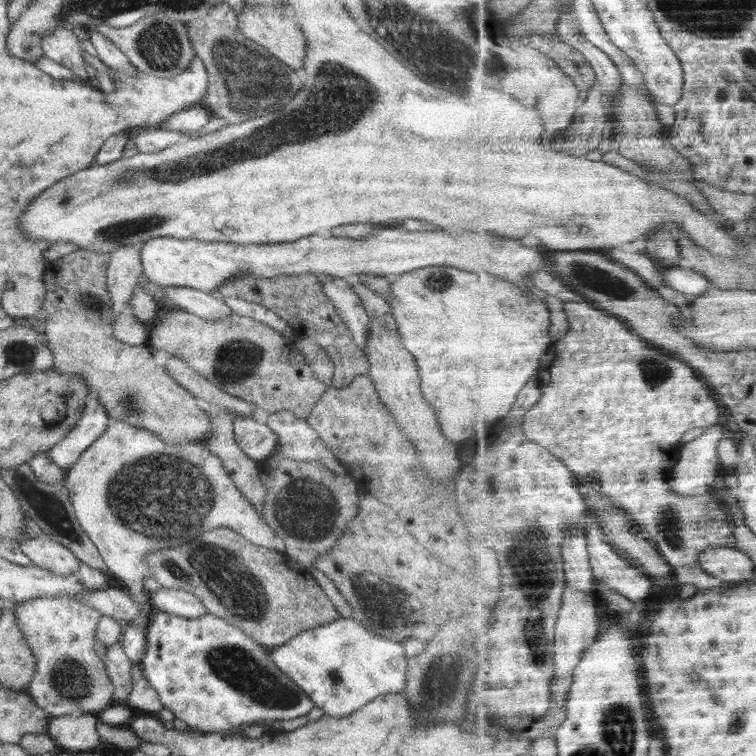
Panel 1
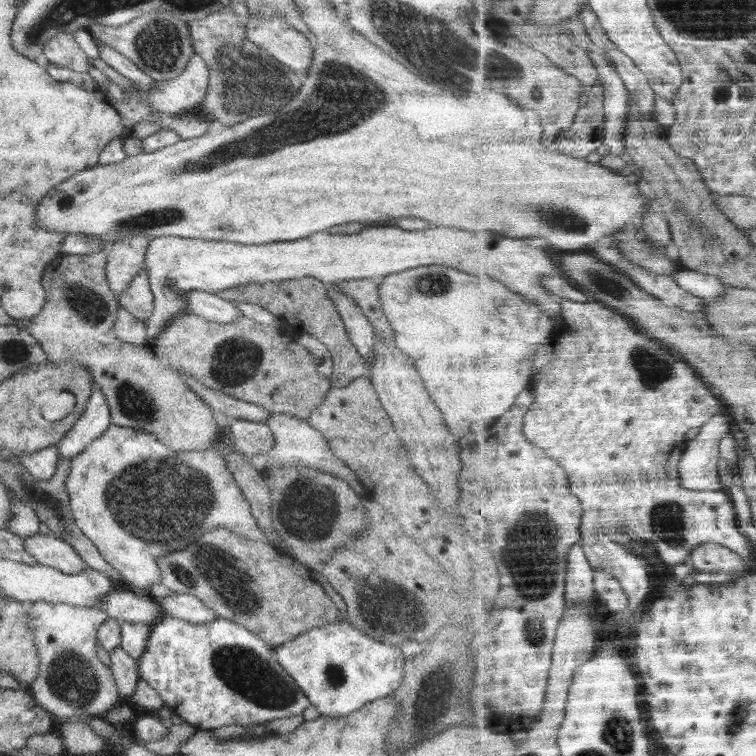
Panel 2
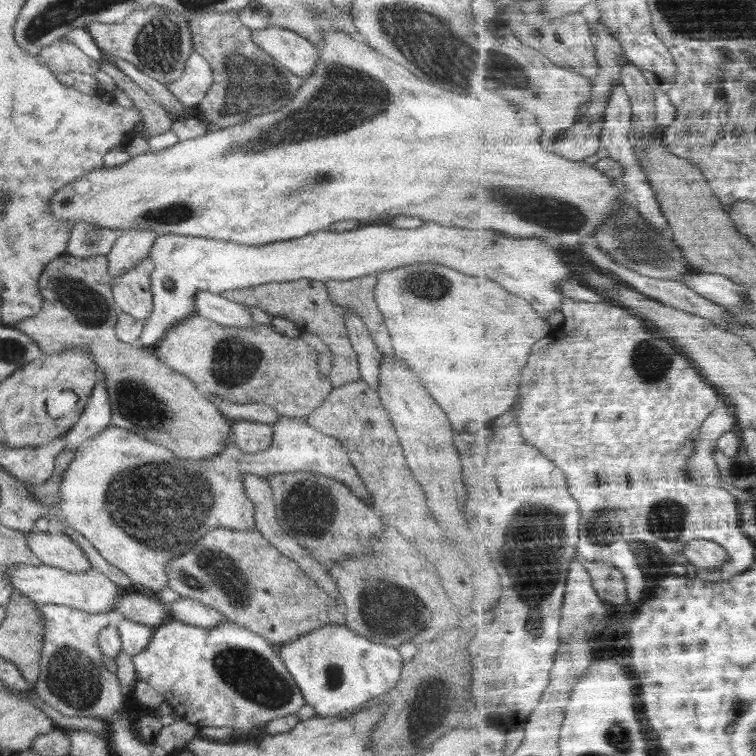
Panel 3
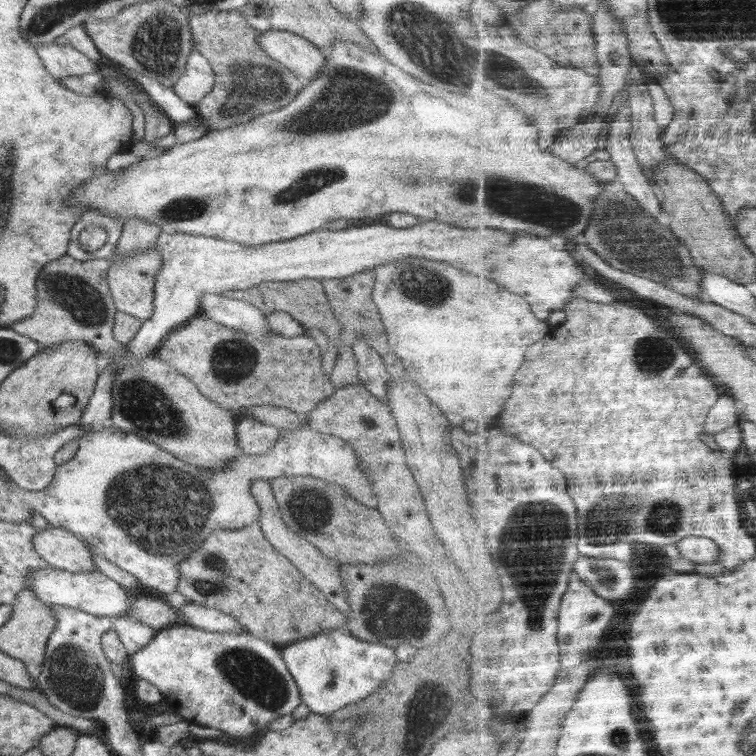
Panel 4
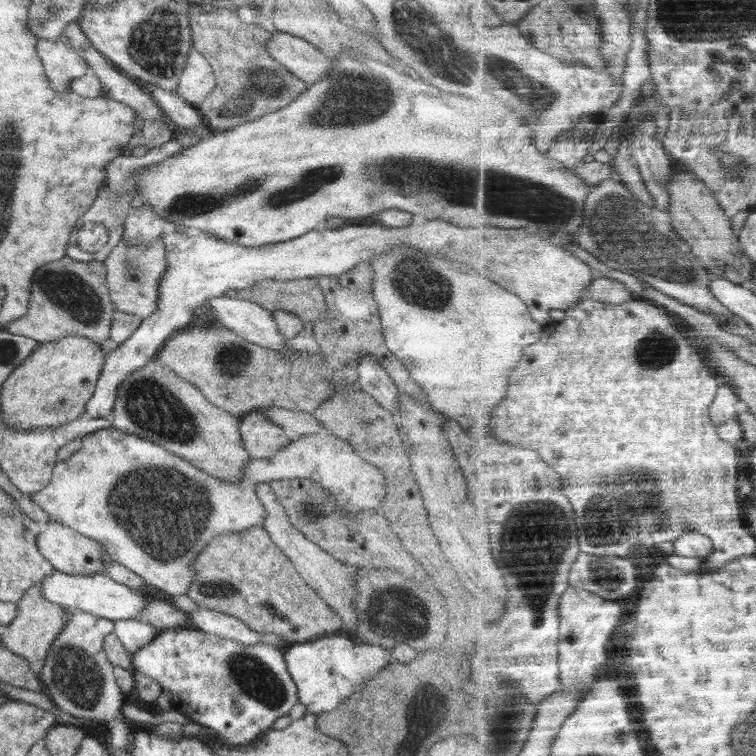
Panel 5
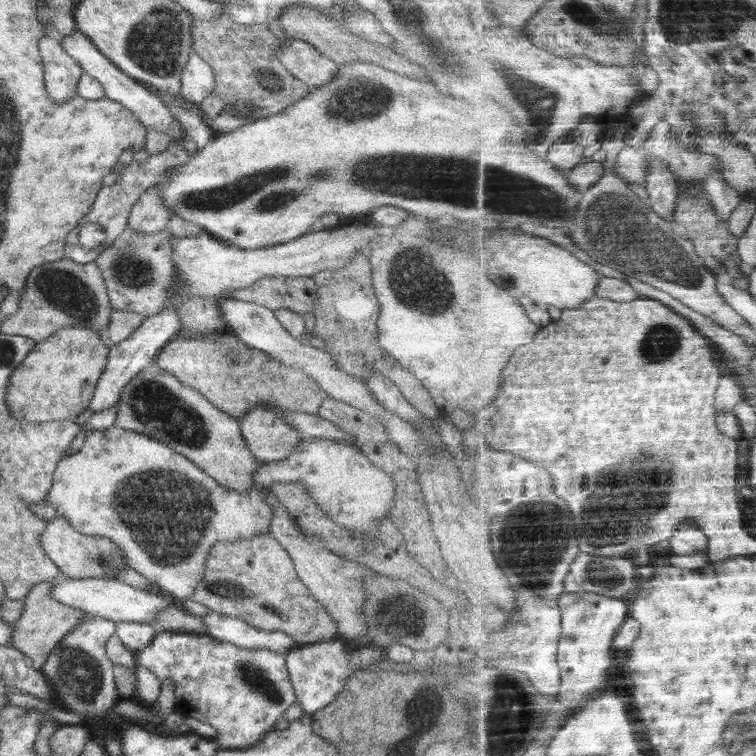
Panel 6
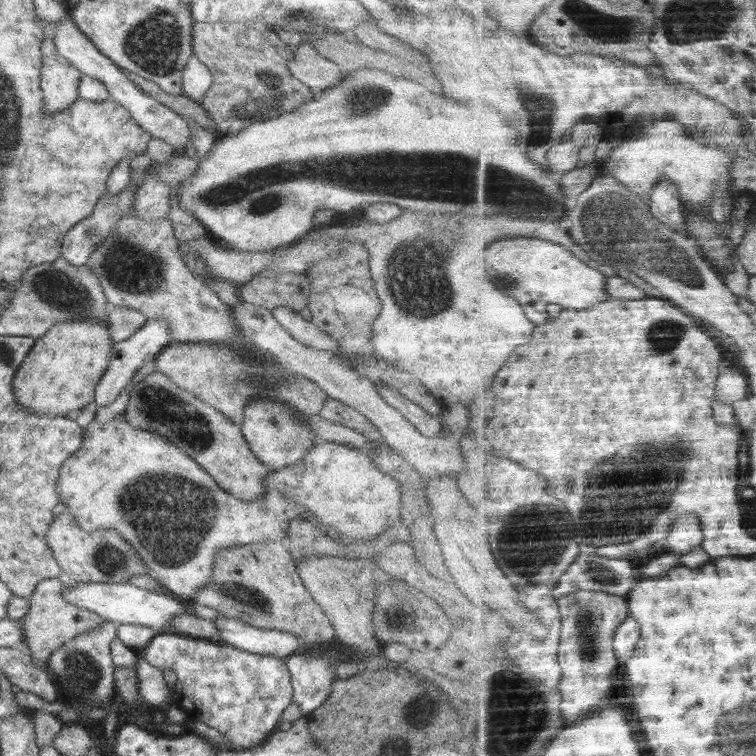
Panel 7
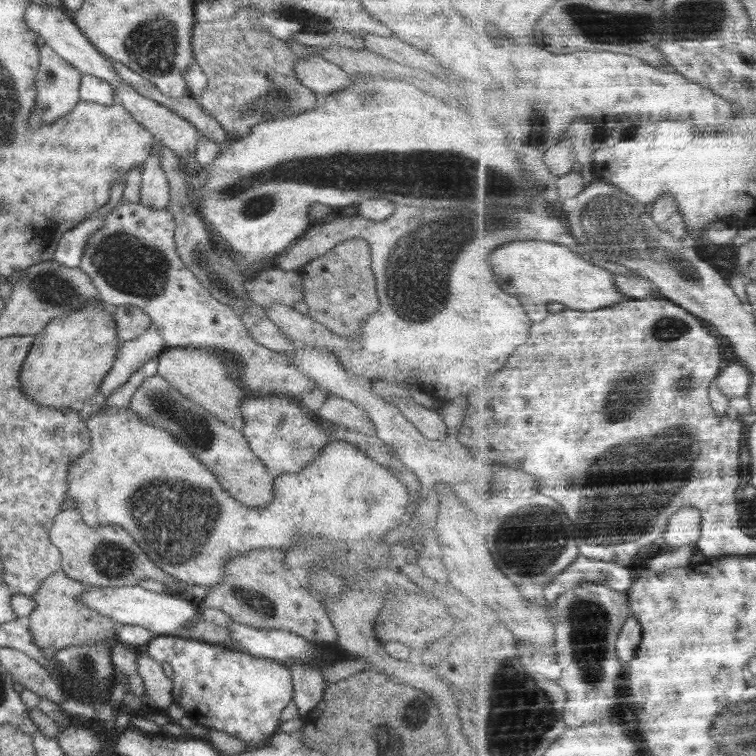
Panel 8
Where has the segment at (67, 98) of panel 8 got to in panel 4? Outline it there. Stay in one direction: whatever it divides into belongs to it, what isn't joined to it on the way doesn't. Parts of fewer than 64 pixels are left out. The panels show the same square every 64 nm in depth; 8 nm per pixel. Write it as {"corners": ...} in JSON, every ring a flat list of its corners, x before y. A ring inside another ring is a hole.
{"corners":[[57,41,36,46,46,70,56,81,68,75,84,75,98,71,98,63,74,48,70,43]]}

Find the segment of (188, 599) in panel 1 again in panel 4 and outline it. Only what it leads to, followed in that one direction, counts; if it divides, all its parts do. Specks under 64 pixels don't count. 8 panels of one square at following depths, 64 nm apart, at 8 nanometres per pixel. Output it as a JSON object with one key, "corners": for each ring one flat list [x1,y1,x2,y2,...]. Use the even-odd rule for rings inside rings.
{"corners":[[194,602,182,606,178,612,181,622,206,632,217,632,222,635,231,632,232,635,242,635,246,631,232,616]]}

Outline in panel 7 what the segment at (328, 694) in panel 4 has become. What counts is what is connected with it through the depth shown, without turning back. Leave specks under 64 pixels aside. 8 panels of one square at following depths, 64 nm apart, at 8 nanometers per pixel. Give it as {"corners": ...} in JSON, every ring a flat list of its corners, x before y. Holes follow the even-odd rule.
{"corners":[[332,650,318,652,316,656,292,655,285,657,293,688,293,702,298,704,303,716,316,711,333,692,334,681,337,680,336,669,341,661,332,656]]}

